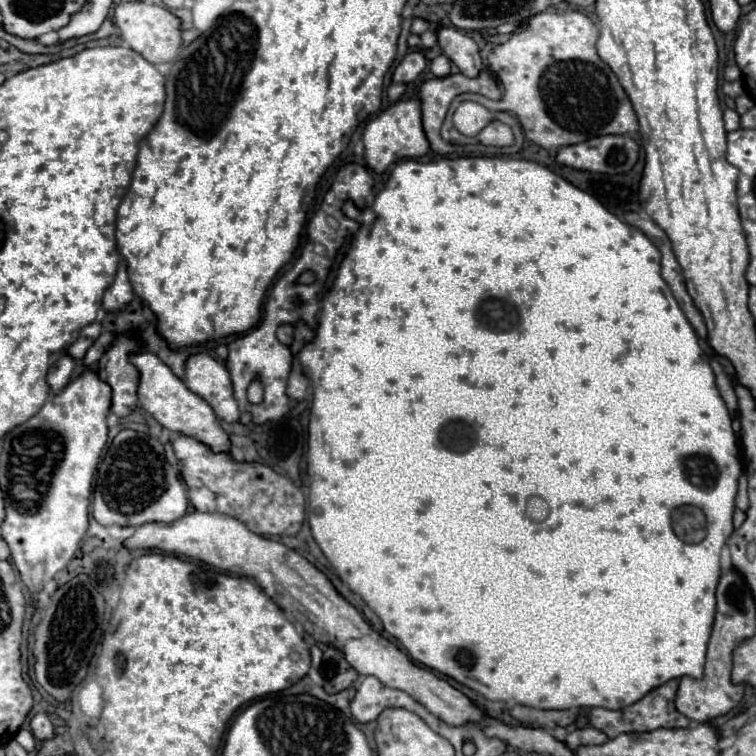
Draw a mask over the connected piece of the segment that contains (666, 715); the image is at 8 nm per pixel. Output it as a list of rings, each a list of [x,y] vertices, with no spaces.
[[[669,680],[667,684],[651,690],[647,696],[643,696],[639,702],[631,704],[625,710],[607,710],[607,708],[591,708],[589,724],[593,728],[603,730],[609,738],[615,738],[623,732],[649,732],[657,728],[687,728],[689,720],[681,716],[675,708],[675,692],[677,692],[679,680]]]

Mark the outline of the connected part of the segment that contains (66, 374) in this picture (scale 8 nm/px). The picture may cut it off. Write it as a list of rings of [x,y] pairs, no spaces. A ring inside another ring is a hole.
[[[61,356],[57,362],[55,362],[55,366],[49,370],[49,374],[47,374],[47,384],[49,384],[49,388],[51,388],[51,392],[61,392],[63,388],[65,388],[65,384],[69,382],[69,378],[71,378],[71,372],[73,372],[73,368],[75,368],[75,360],[71,358],[71,356]]]

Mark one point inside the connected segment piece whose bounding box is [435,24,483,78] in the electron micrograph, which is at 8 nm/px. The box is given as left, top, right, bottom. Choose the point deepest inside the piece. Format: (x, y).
(460, 48)

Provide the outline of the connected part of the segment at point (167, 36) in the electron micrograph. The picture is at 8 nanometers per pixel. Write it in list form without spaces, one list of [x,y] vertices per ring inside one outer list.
[[[119,2],[113,12],[113,22],[119,28],[121,38],[151,64],[171,62],[183,48],[179,20],[163,6],[149,2]]]

